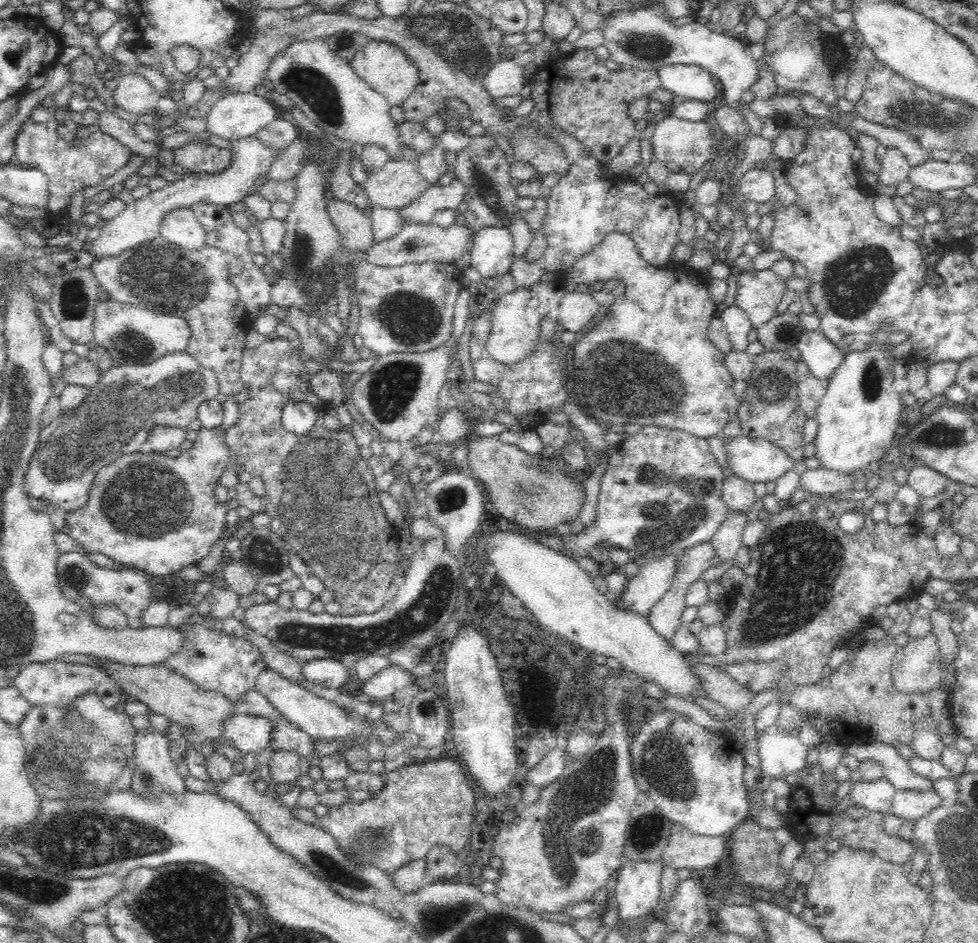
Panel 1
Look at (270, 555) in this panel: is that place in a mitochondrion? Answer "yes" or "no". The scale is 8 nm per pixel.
yes

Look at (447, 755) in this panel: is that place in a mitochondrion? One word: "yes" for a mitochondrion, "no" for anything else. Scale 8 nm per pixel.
no

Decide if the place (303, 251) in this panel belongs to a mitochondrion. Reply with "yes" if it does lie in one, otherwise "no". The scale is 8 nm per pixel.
yes

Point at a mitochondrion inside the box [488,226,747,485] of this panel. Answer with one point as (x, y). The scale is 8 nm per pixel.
(619, 378)

